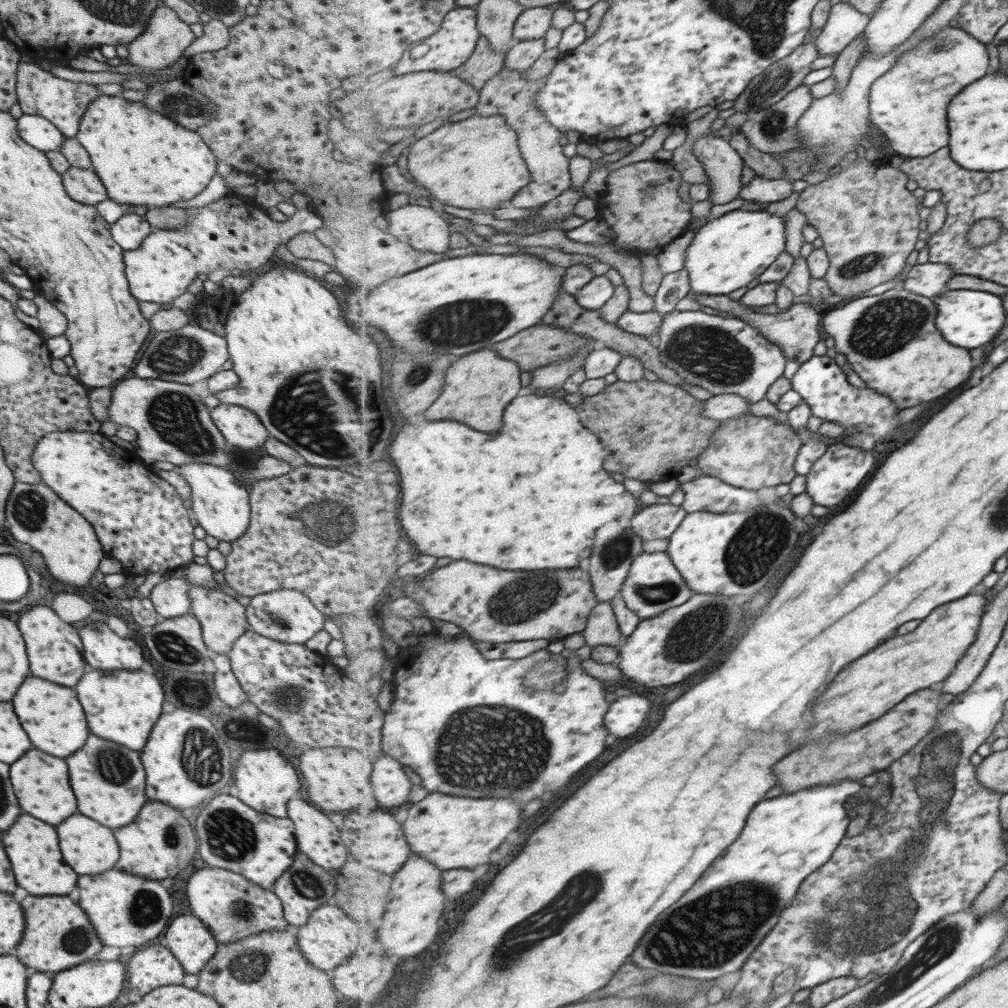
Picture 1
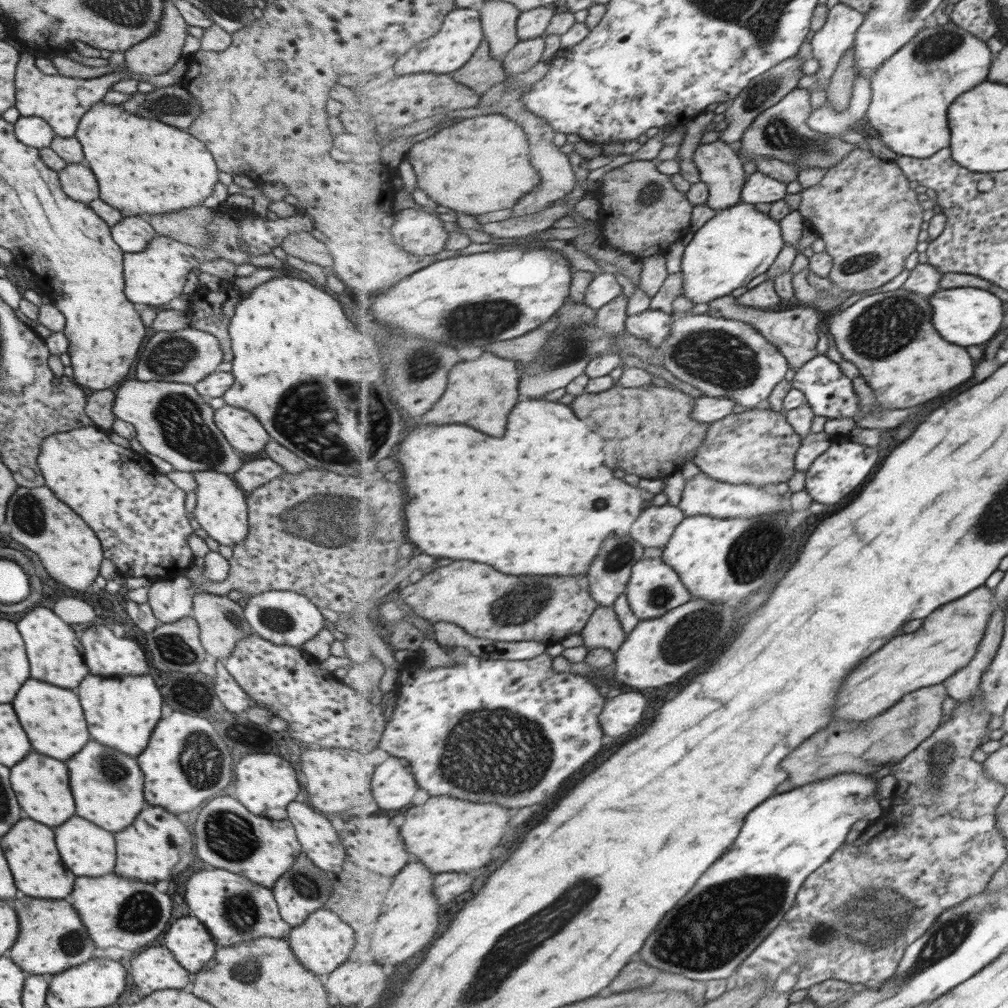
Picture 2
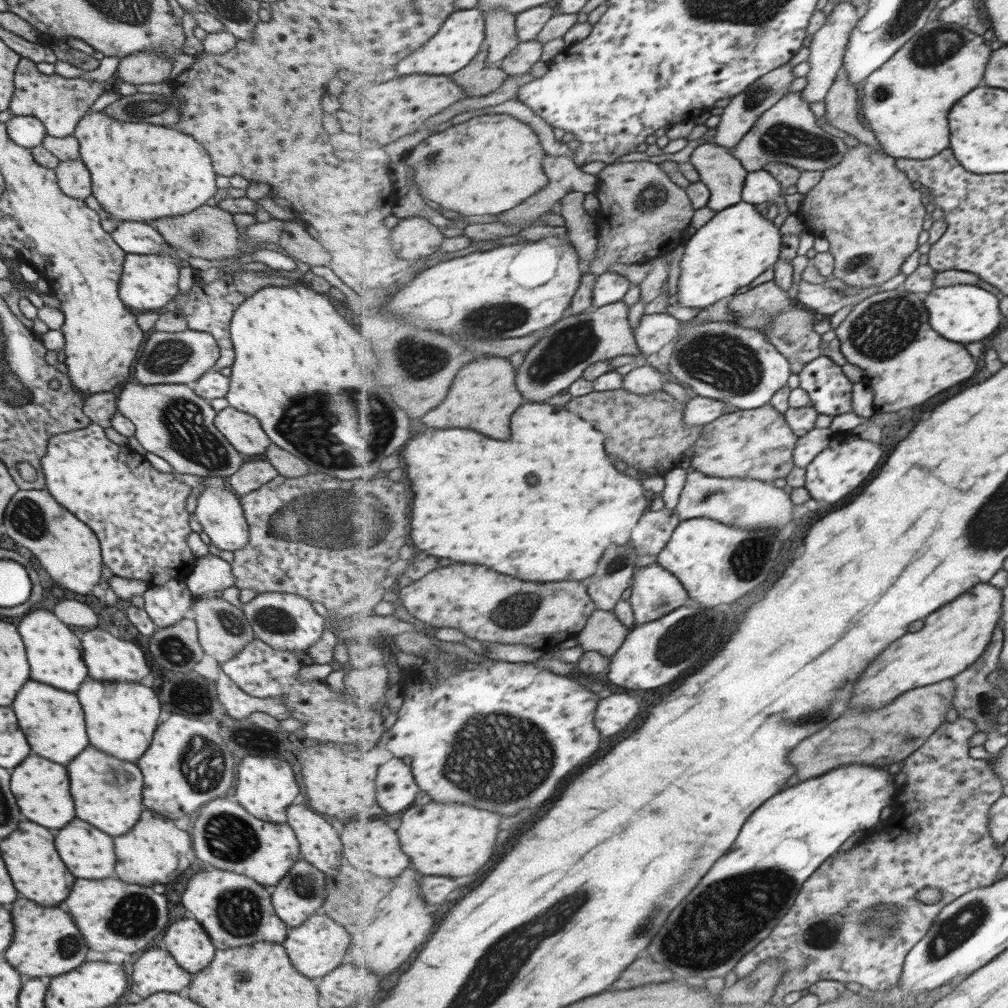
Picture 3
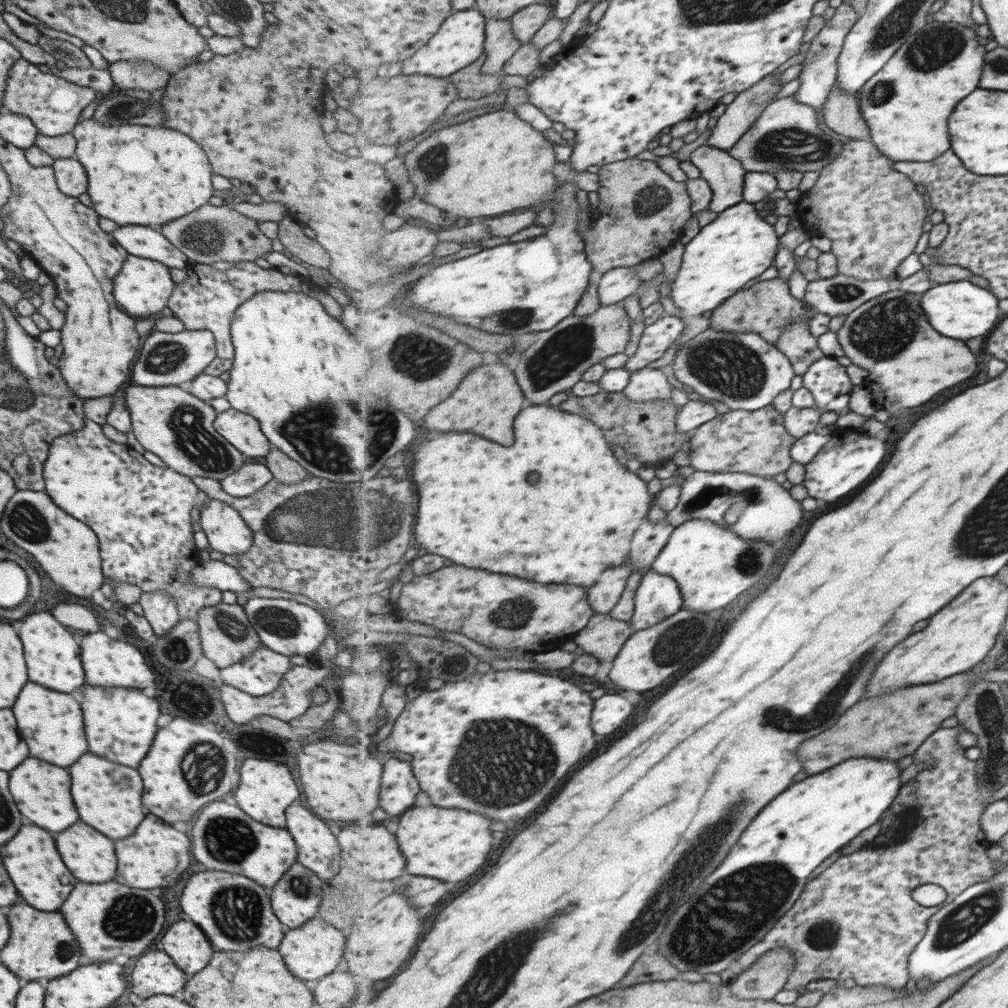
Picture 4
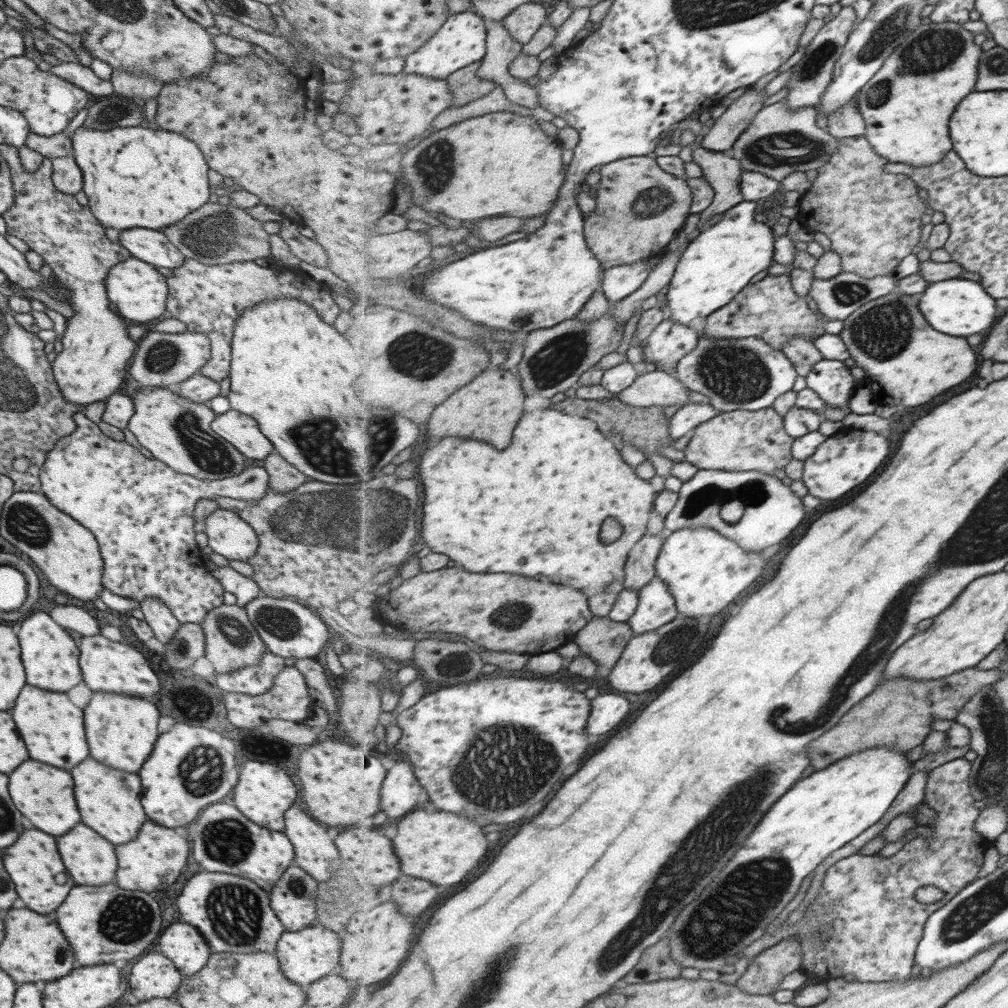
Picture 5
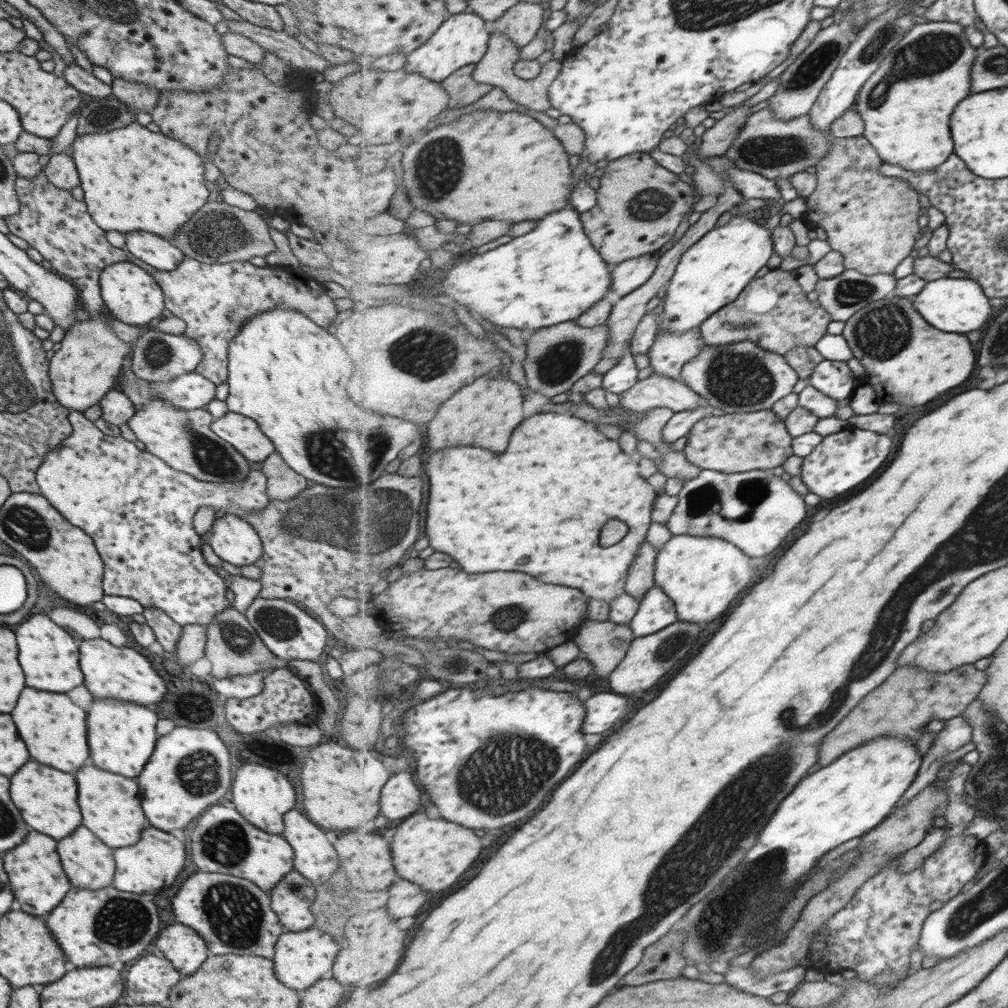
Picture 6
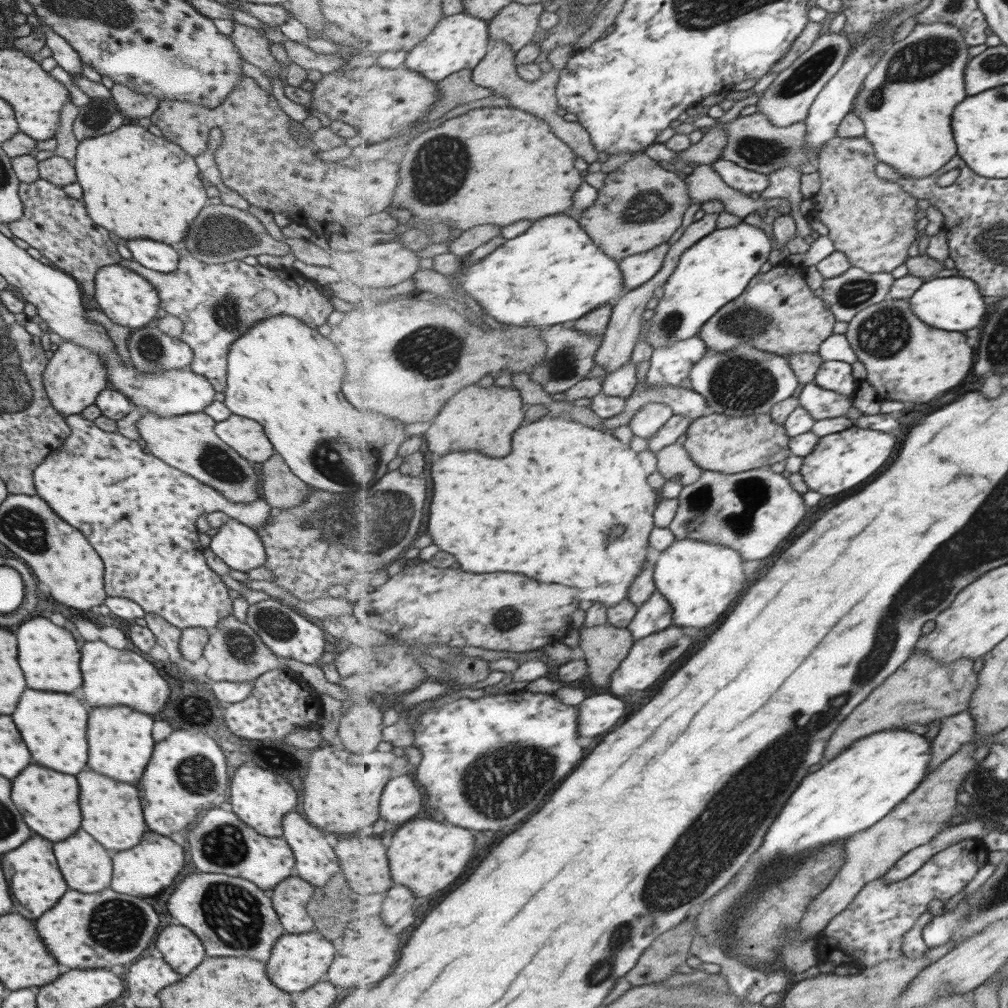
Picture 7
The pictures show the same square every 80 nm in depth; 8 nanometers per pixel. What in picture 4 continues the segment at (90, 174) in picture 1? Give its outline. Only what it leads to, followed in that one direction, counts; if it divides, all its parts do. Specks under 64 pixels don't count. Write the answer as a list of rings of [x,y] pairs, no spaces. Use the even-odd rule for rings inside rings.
[[[74,157],[57,158],[51,164],[59,192],[75,197],[87,190],[87,175],[84,166]]]

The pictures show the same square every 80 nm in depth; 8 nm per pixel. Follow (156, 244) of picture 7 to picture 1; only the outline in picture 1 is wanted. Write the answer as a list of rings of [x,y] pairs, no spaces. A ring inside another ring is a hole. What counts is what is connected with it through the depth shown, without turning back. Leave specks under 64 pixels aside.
[[[124,212],[109,227],[111,238],[123,251],[137,248],[152,229],[142,216],[128,212]]]

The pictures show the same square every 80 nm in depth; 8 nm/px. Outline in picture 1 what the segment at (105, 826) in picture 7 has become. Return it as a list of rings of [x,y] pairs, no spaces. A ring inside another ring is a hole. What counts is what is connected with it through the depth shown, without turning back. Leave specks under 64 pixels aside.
[[[87,736],[85,744],[65,758],[69,768],[69,784],[77,798],[77,812],[87,818],[97,820],[107,828],[119,828],[129,824],[145,802],[143,794],[143,766],[139,762],[139,752],[123,750],[115,742],[103,742],[103,738]]]

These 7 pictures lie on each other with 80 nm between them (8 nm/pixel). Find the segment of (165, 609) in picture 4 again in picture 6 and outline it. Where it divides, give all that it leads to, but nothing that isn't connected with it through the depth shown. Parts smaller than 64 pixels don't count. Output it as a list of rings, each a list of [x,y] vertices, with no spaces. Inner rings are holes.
[[[148,606],[143,608],[141,614],[145,618],[145,624],[152,630],[155,640],[162,646],[162,649],[173,653],[182,627],[173,622],[171,617],[168,617],[159,608]]]

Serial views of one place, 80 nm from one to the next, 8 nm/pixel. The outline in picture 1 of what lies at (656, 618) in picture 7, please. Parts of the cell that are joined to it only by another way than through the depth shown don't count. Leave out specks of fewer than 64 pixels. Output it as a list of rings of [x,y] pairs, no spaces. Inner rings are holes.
[[[667,551],[642,552],[638,555],[620,590],[620,595],[627,606],[642,619],[653,618],[670,608],[681,606],[693,597],[694,593]]]

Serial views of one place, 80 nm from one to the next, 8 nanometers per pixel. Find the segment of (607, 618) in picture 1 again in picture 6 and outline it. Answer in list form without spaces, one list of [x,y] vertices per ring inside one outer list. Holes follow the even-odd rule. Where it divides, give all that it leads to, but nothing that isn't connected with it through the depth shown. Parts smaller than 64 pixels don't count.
[[[593,619],[585,620],[573,638],[584,658],[593,663],[594,674],[605,682],[626,657],[635,639],[630,625]]]

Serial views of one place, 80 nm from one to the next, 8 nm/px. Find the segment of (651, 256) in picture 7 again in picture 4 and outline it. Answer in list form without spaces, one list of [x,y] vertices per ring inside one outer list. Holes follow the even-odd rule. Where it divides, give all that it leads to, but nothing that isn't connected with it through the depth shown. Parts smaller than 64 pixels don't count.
[[[619,267],[602,274],[598,288],[602,306],[620,303],[643,287],[641,278],[631,267]]]

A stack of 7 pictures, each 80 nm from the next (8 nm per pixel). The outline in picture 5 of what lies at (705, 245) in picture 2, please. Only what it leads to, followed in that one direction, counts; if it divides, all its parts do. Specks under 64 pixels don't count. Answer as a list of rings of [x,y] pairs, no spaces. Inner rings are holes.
[[[743,201],[723,214],[723,220],[709,227],[690,242],[667,286],[668,317],[687,325],[695,318],[706,318],[728,305],[753,276],[767,270],[775,256],[776,236],[764,218],[755,214],[757,202]]]

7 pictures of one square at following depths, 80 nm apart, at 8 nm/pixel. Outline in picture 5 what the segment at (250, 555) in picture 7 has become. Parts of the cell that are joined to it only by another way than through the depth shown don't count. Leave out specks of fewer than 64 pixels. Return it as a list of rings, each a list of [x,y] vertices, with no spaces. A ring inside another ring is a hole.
[[[217,507],[203,522],[206,544],[215,554],[245,562],[257,549],[256,532],[238,514]]]

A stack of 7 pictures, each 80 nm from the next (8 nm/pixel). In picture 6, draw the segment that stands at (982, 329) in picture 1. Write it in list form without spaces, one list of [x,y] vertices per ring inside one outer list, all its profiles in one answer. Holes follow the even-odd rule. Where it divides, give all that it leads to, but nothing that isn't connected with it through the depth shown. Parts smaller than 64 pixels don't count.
[[[969,276],[928,281],[922,292],[915,298],[914,305],[919,308],[923,318],[927,318],[927,322],[931,322],[935,328],[939,328],[943,332],[967,334],[973,330],[981,330],[991,320],[991,314],[993,314],[991,300],[986,295],[984,288]]]

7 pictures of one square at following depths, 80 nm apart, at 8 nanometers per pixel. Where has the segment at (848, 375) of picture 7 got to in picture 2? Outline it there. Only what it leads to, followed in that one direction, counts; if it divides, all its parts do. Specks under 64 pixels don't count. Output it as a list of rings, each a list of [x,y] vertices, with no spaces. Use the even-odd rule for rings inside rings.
[[[823,354],[816,356],[796,371],[791,383],[794,388],[805,393],[807,403],[811,406],[816,416],[823,416],[827,419],[850,418],[855,421],[868,416],[861,411],[862,400],[856,390],[853,390],[851,378],[847,378],[841,372],[837,362],[829,360]]]

